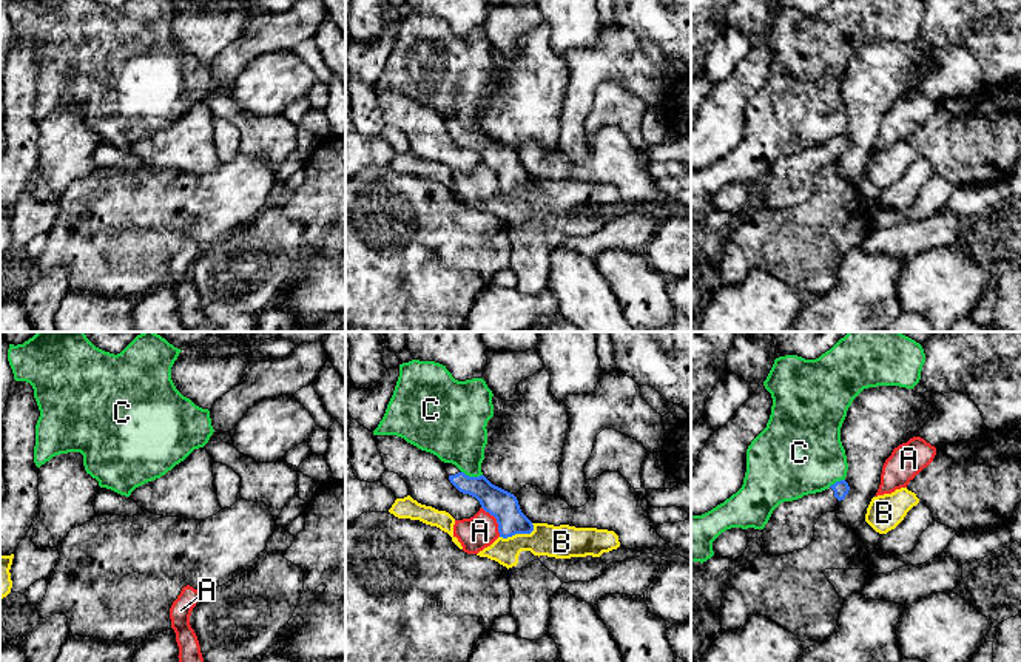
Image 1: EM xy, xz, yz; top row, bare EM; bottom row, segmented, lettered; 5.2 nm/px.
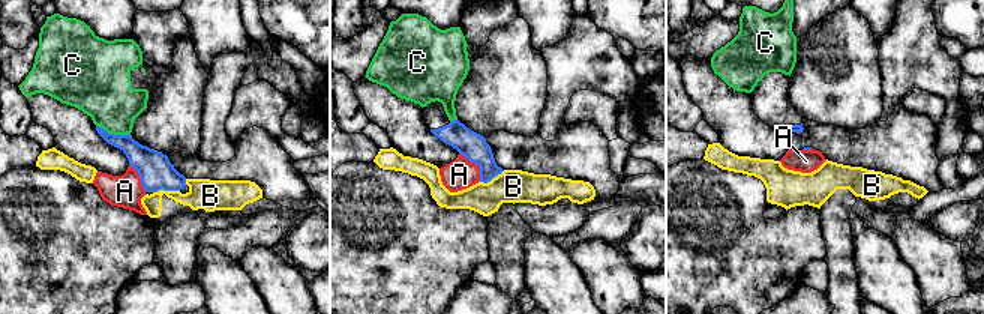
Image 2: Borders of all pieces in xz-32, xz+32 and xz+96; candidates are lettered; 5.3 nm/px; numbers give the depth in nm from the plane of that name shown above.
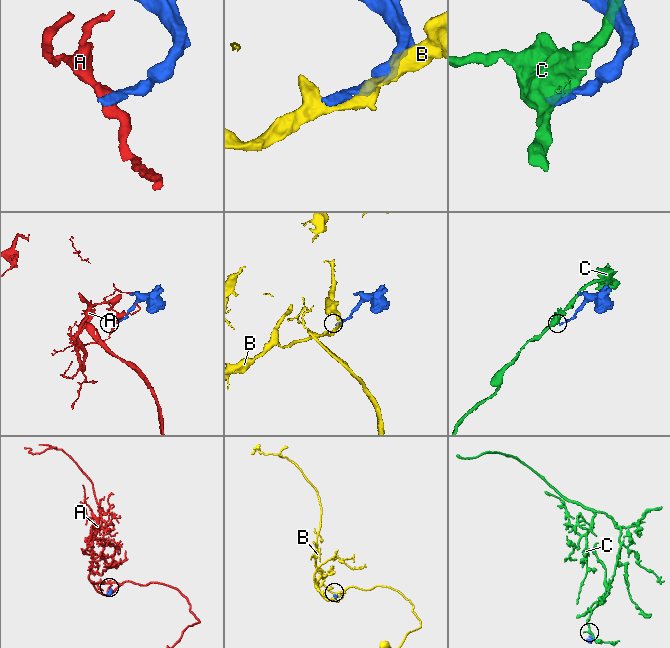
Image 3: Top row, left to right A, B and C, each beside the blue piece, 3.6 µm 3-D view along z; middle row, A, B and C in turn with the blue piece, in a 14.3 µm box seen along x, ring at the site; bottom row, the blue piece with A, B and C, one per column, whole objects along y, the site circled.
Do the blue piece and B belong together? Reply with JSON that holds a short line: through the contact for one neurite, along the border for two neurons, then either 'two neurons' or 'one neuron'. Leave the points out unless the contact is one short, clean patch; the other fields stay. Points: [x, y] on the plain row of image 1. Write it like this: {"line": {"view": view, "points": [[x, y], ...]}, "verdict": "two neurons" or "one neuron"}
{"line": {"view": "xz", "points": [[534, 179], [529, 187], [500, 192]]}, "verdict": "two neurons"}

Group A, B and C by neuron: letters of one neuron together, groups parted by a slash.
A / B / C

